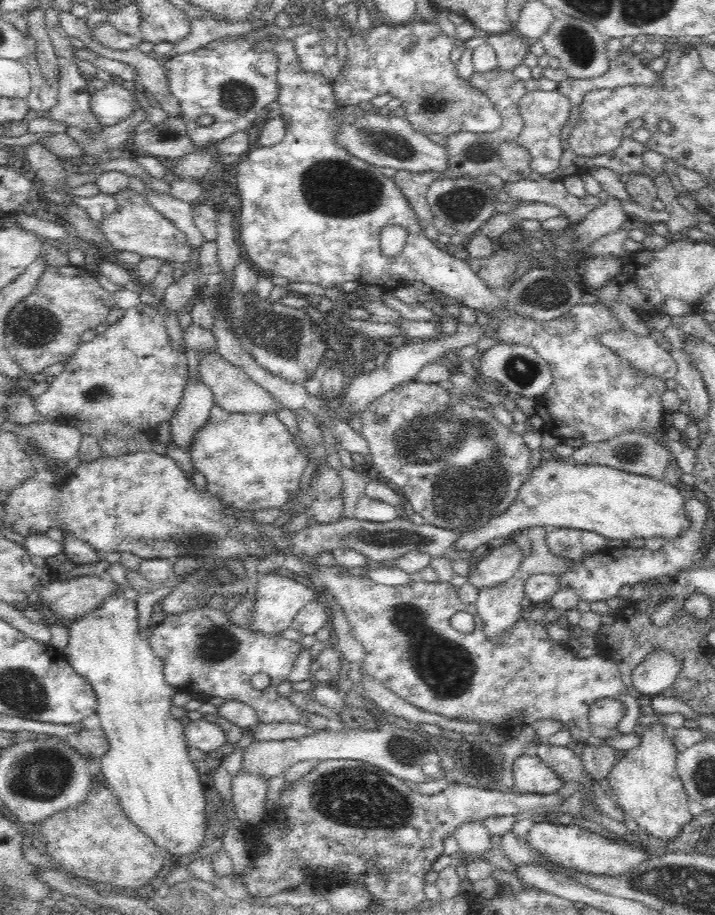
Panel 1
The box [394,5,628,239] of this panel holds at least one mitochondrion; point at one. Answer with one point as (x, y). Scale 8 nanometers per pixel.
(580, 49)

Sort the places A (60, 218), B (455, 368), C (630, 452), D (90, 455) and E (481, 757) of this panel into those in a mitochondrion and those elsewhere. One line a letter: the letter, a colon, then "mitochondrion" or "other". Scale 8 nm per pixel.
A: other
B: other
C: mitochondrion
D: other
E: other

